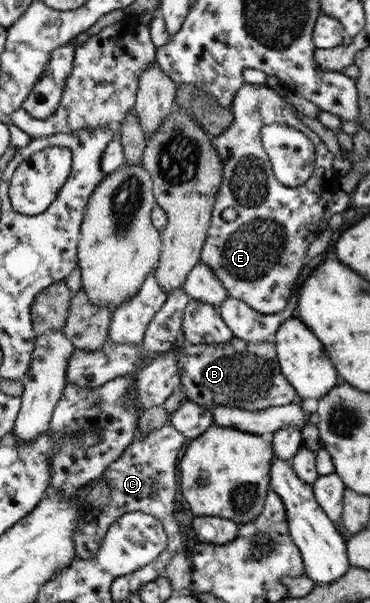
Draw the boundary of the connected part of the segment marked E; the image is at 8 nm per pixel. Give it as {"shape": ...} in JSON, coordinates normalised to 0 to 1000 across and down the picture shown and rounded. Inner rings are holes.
{"shape":[[[659,136],[630,164],[627,184],[632,191],[627,206],[605,216],[600,224],[570,229],[570,235],[578,237],[592,259],[608,270],[608,280],[603,280],[600,305],[589,317],[586,333],[576,343],[565,386],[543,416],[543,433],[576,444],[578,456],[616,479],[619,489],[668,502],[686,516],[708,522],[749,521],[776,507],[800,464],[827,439],[824,423],[832,410],[865,388],[859,375],[870,367],[881,337],[922,317],[919,300],[914,300],[919,294],[897,275],[905,257],[870,237],[854,221],[805,199],[805,186],[797,184],[797,179],[746,151],[716,141],[692,143]],[[738,204],[808,214],[851,240],[851,282],[822,308],[773,312],[746,299],[732,267],[719,257],[719,247],[703,231],[708,209]],[[605,347],[632,347],[641,353],[638,363],[632,367],[605,365],[600,362]]]}

